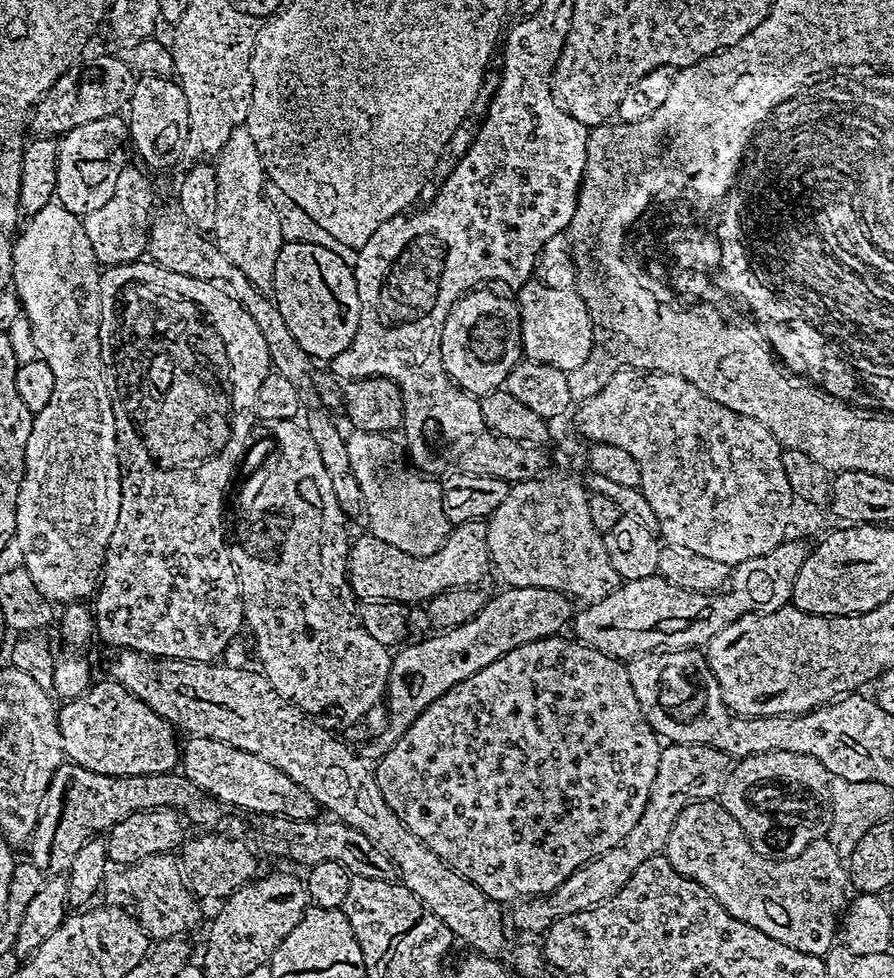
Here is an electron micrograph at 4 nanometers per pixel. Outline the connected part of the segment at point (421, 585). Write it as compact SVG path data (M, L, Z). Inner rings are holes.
M467 531L452 545L452 551L439 561L438 566L420 564L418 561L406 558L371 538L355 541L352 544L352 557L349 560L348 579L353 593L364 588L365 605L386 606L404 610L407 604L419 605L429 596L449 586L456 586L464 579L463 576L480 560L480 555L486 552L486 540L480 537L479 531Z

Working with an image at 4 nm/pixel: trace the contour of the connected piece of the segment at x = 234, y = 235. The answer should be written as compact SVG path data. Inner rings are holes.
M251 126L237 127L219 147L218 202L214 209L218 243L232 261L264 292L271 293L276 286L278 266L286 243L282 236L277 207L270 199L269 187L273 184L270 166Z

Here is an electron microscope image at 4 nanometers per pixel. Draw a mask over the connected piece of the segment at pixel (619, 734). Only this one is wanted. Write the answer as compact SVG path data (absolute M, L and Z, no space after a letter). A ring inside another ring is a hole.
M580 634L555 636L546 642L534 642L530 646L522 646L522 650L514 650L514 654L486 666L478 674L474 674L474 678L462 682L457 688L452 688L437 700L432 701L409 724L412 725L401 734L396 749L389 754L388 761L385 762L384 768L382 767L380 772L382 790L386 794L386 802L390 802L390 810L394 810L394 814L402 822L402 826L406 826L418 838L422 838L422 842L426 842L426 846L430 846L430 850L434 850L434 854L438 854L438 858L442 858L442 862L446 862L446 866L450 866L458 874L462 874L462 878L466 878L471 884L478 886L478 890L482 890L482 894L486 894L486 898L490 898L490 902L503 908L510 908L519 914L525 913L524 910L556 901L576 880L580 882L590 876L605 861L617 856L622 850L622 846L626 846L626 842L630 842L630 838L634 838L634 830L638 830L638 826L642 826L642 818L646 818L646 810L650 810L650 802L654 802L654 790L658 786L658 766L666 751L658 734L654 734L654 730L650 730L646 718L640 713L638 702L634 700L634 690L630 688L630 678L626 678L623 663L613 653L602 651Z

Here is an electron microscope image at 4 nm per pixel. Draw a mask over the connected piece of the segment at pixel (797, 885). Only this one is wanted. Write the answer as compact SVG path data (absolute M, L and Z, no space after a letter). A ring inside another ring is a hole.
M719 799L690 805L680 816L670 855L690 878L710 886L734 910L742 922L768 932L774 938L810 954L815 960L831 961L844 943L844 915L853 899L848 856L831 838L816 840L795 860L774 860L760 849L758 842L738 822L738 818Z

